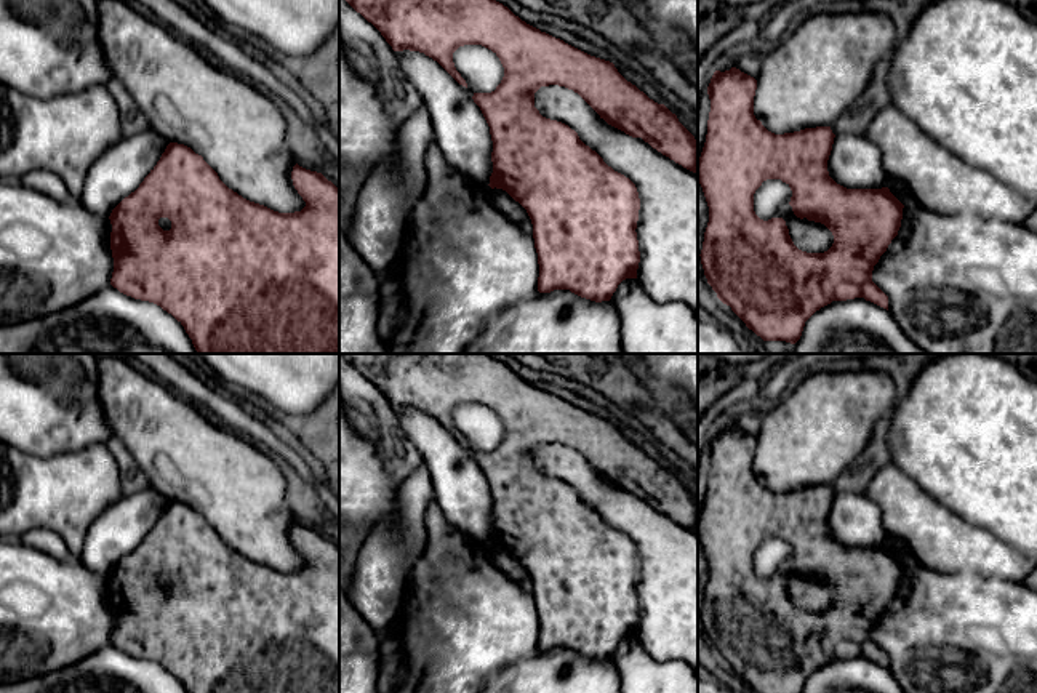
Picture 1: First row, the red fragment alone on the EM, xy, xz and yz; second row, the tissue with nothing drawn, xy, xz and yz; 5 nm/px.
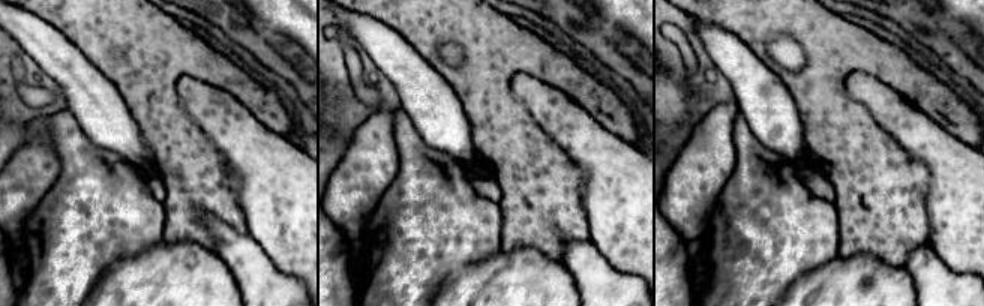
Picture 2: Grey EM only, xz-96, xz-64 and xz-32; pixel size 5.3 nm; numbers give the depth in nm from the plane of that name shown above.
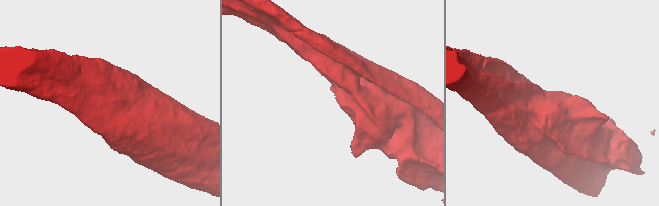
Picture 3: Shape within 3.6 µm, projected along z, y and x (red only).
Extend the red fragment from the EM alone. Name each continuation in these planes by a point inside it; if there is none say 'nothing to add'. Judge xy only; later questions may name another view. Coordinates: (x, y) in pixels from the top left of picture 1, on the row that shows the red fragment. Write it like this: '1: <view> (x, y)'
nothing to add

